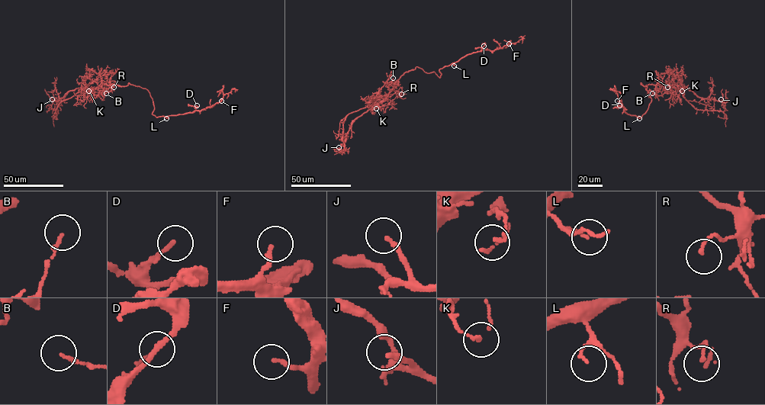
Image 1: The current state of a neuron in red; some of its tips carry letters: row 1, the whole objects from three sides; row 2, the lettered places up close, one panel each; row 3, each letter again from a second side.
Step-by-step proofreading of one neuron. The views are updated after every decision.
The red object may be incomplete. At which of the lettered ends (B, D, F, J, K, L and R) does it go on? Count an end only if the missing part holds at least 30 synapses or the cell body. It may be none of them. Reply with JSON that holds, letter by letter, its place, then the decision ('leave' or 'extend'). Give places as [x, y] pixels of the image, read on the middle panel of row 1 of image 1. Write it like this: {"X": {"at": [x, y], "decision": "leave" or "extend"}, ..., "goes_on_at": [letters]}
{"B": {"at": [393, 78], "decision": "leave"}, "D": {"at": [483, 46], "decision": "leave"}, "F": {"at": [509, 43], "decision": "leave"}, "J": {"at": [339, 147], "decision": "extend"}, "K": {"at": [376, 108], "decision": "leave"}, "L": {"at": [454, 65], "decision": "leave"}, "R": {"at": [401, 94], "decision": "leave"}, "goes_on_at": ["J"]}

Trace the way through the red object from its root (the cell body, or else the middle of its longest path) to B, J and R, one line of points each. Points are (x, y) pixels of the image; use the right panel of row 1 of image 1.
B: (642, 85), (641, 83), (644, 86), (663, 85), (657, 89), (656, 94), (652, 93)
J: (642, 85), (641, 83), (644, 86), (668, 84), (676, 88), (685, 87), (702, 98), (723, 101), (721, 99)
R: (642, 85), (641, 83), (644, 86), (663, 85), (667, 81), (667, 87)

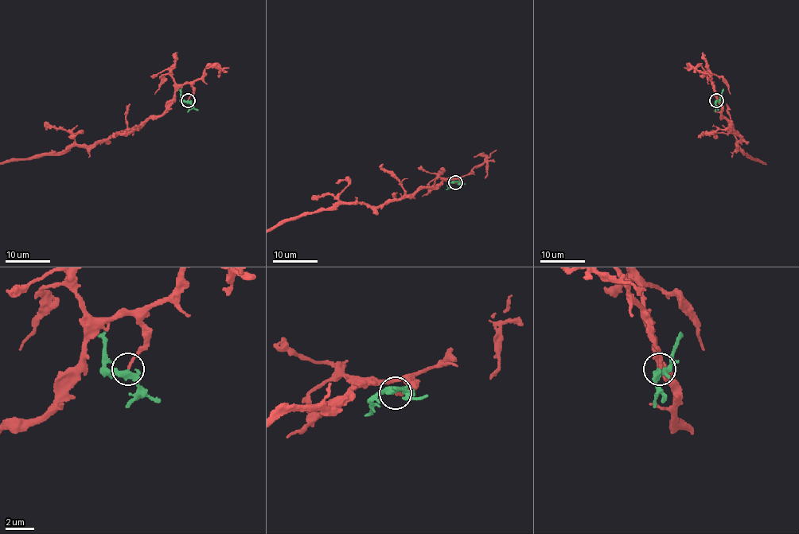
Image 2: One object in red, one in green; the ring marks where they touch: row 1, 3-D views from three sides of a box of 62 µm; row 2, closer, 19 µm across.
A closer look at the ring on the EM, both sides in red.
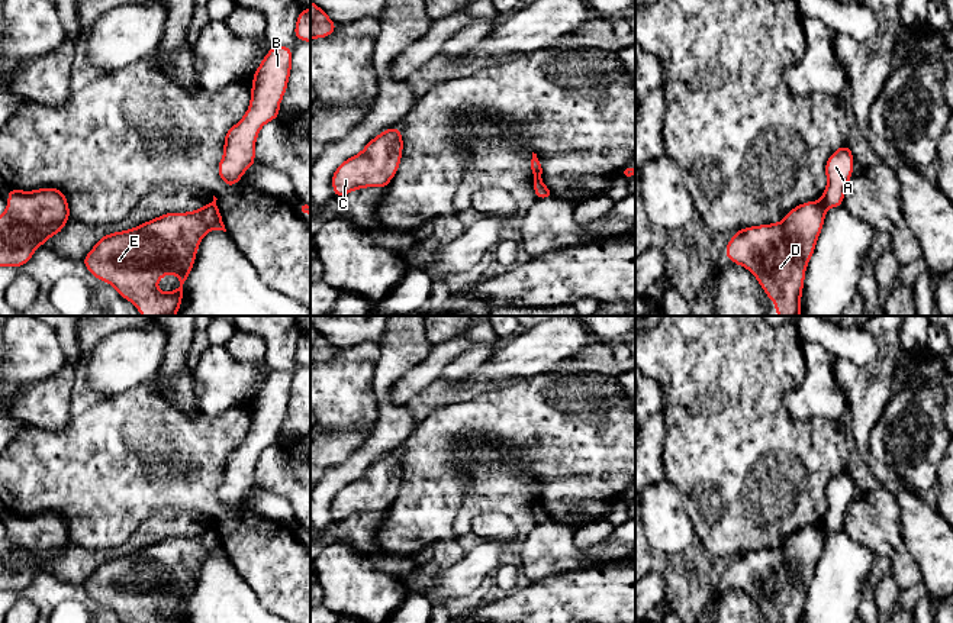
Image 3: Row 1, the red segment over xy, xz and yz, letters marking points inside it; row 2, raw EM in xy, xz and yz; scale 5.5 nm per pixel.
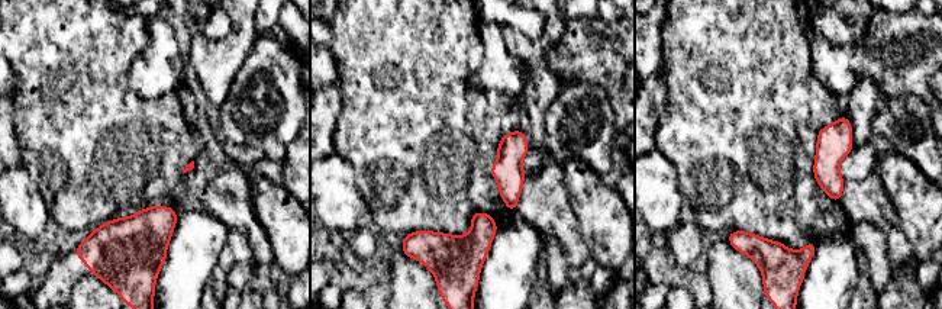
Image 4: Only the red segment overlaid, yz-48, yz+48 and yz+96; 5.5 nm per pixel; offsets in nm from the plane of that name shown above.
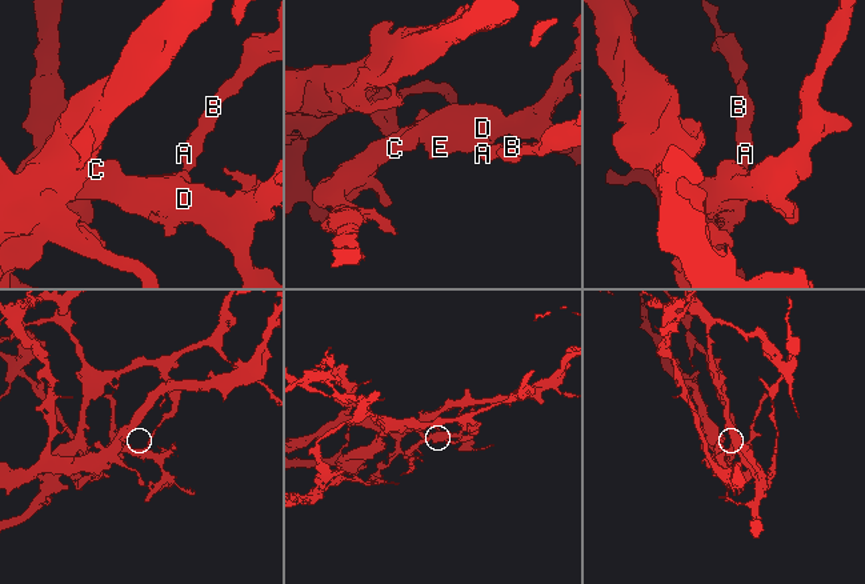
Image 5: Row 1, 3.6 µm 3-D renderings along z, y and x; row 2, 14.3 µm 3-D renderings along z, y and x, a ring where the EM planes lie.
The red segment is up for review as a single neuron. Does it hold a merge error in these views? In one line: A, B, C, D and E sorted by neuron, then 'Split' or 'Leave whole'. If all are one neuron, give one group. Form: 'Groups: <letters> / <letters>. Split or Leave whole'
Groups: A B / C D E. Split

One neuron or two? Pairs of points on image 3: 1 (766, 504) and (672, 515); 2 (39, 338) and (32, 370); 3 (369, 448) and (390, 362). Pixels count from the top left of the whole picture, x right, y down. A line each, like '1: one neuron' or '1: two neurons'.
1: two neurons
2: one neuron
3: one neuron

